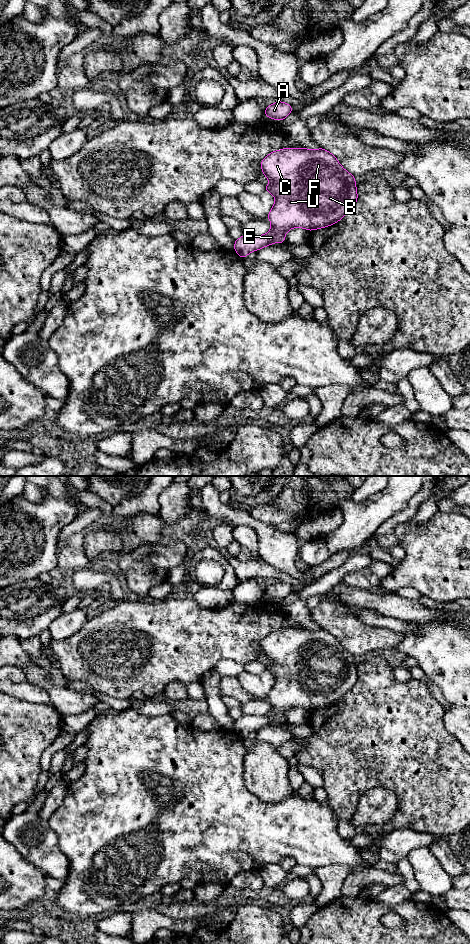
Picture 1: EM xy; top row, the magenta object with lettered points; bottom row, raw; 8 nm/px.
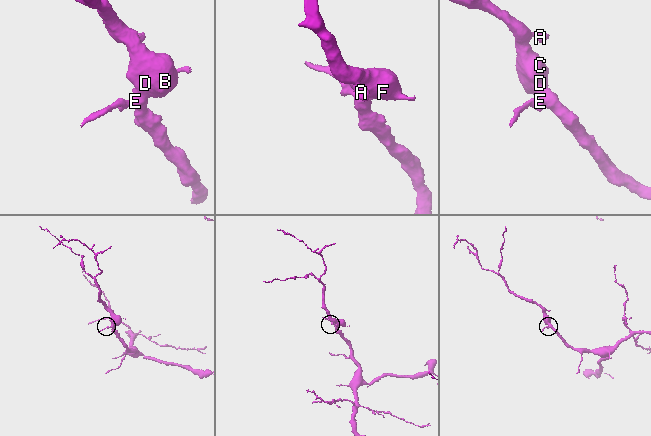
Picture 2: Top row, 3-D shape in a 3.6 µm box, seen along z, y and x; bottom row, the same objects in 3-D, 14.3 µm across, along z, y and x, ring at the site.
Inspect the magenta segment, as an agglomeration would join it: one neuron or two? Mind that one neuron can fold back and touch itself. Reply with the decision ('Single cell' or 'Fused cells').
Single cell

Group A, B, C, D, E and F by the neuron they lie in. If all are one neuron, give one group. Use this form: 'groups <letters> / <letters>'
groups A B C D E F

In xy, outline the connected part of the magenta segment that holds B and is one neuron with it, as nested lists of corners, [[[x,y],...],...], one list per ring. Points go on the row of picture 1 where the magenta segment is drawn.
[[[284,148],[273,151],[261,161],[261,169],[270,180],[265,190],[275,197],[267,217],[271,229],[264,235],[242,235],[235,241],[234,251],[242,259],[250,252],[272,243],[286,242],[285,234],[292,228],[312,231],[337,223],[356,204],[358,195],[355,176],[347,172],[337,158],[323,148]]]

